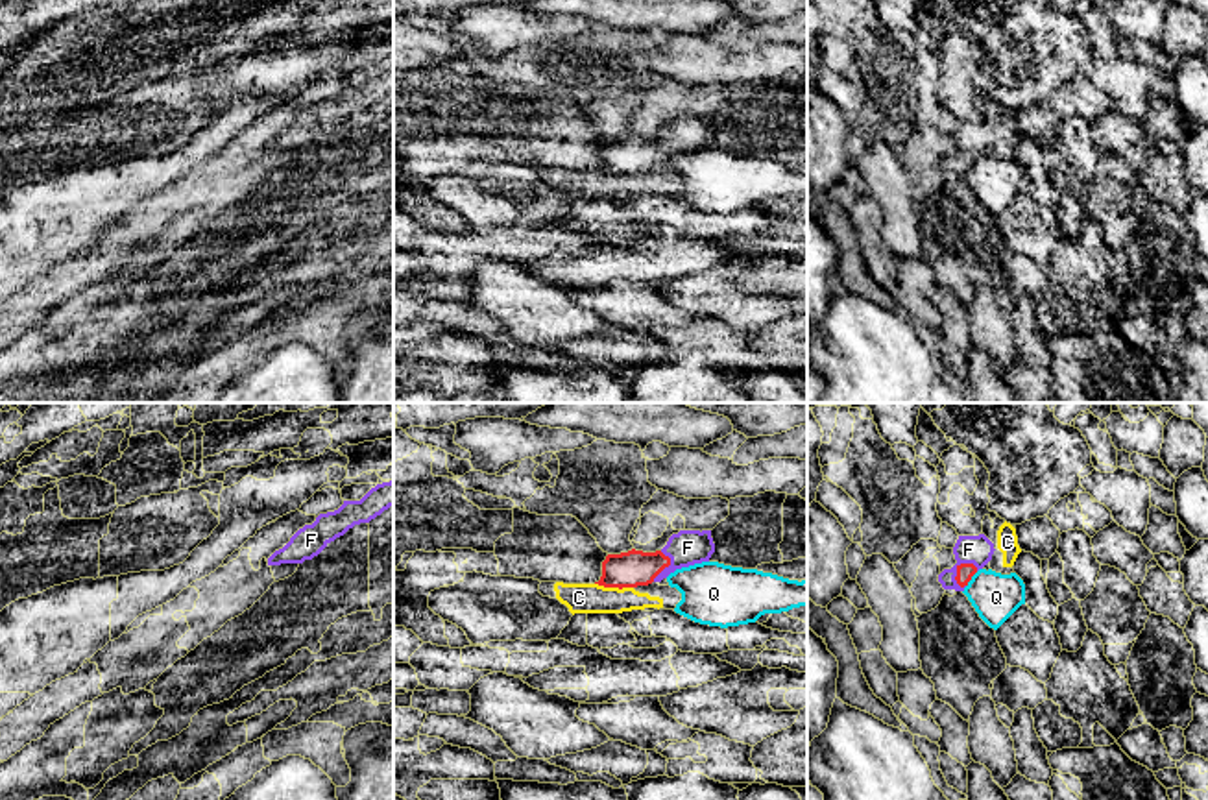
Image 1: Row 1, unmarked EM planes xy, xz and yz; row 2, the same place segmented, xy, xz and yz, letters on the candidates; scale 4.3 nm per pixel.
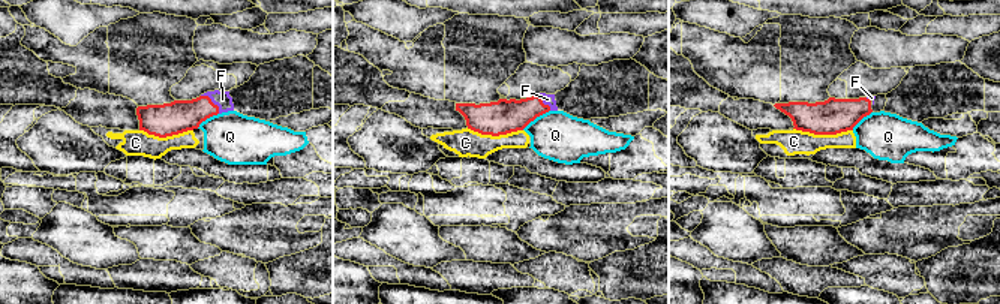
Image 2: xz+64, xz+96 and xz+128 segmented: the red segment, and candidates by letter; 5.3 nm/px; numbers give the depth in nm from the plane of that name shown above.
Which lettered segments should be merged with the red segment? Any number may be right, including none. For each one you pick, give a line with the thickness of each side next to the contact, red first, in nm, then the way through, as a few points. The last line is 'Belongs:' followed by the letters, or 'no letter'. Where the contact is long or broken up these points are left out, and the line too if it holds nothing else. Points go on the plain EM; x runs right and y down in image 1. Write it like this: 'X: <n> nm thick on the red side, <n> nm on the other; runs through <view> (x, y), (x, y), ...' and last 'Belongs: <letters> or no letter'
F: 80 nm thick on the red side, 130 nm on the other; runs through yz (965, 157), (957, 157), (968, 143), (968, 135)
Belongs: F

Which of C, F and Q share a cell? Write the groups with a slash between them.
C / F / Q

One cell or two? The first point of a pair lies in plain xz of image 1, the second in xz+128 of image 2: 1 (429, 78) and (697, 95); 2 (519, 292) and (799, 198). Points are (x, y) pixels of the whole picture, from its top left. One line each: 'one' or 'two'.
1: one
2: two

